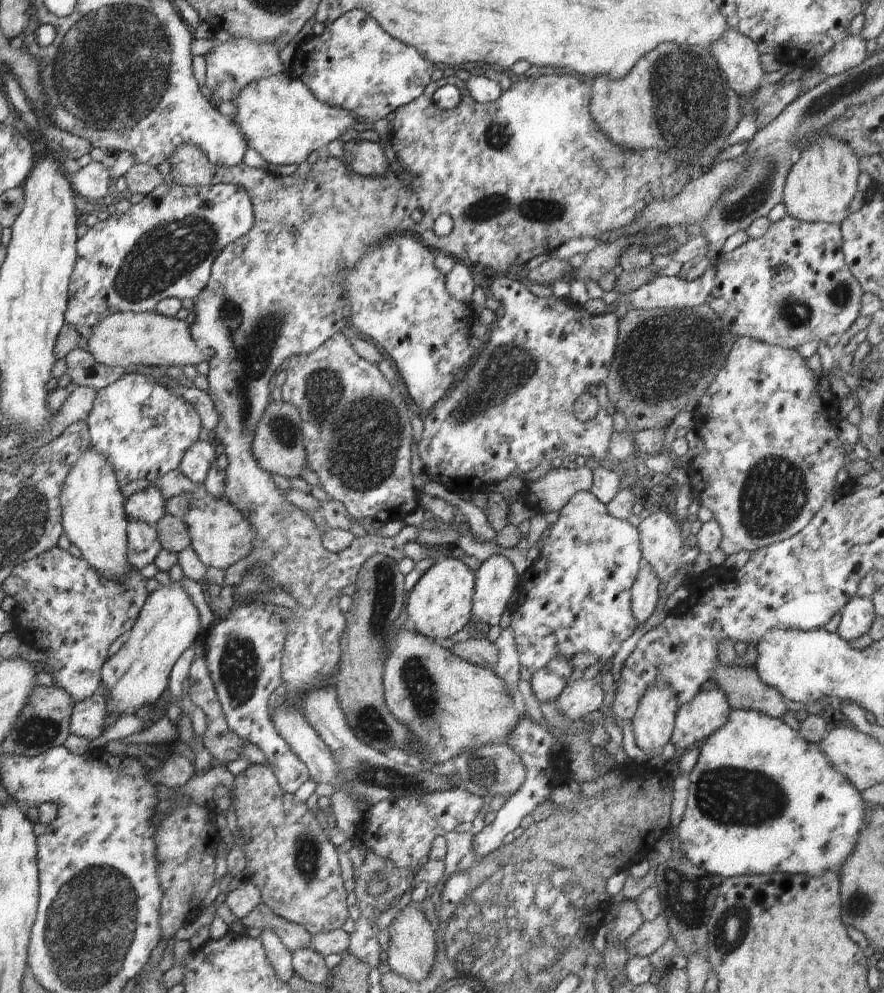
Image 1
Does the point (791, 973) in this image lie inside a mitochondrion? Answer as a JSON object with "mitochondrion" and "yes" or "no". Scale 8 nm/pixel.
{"mitochondrion":"no"}

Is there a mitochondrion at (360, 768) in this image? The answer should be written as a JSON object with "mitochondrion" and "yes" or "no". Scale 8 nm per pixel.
{"mitochondrion":"yes"}

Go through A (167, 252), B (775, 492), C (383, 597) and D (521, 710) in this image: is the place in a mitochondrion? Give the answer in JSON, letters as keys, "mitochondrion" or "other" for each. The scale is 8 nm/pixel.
{"A":"mitochondrion","B":"mitochondrion","C":"mitochondrion","D":"other"}

